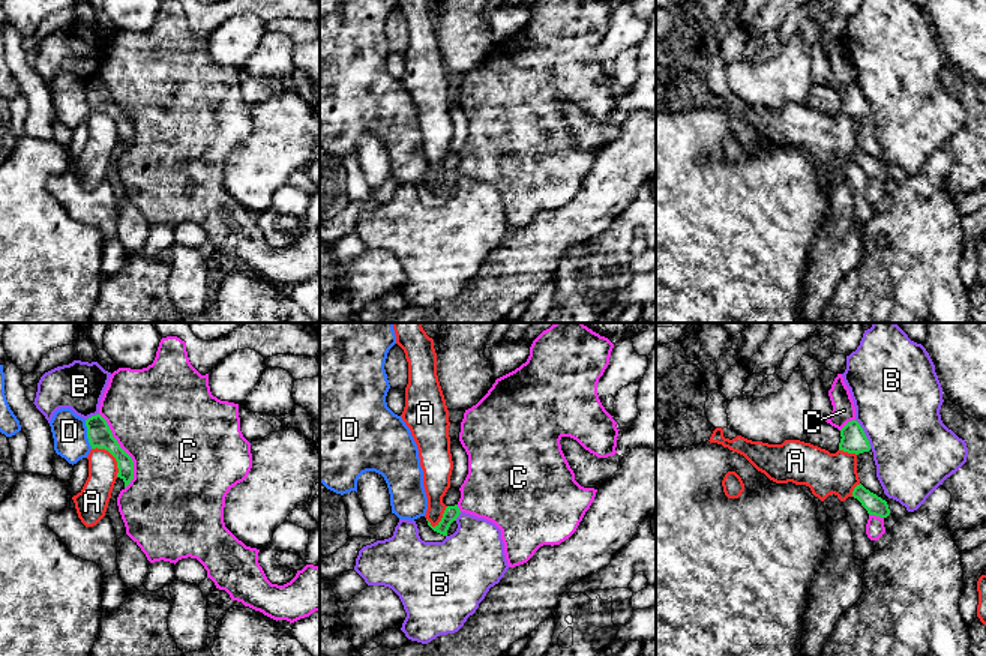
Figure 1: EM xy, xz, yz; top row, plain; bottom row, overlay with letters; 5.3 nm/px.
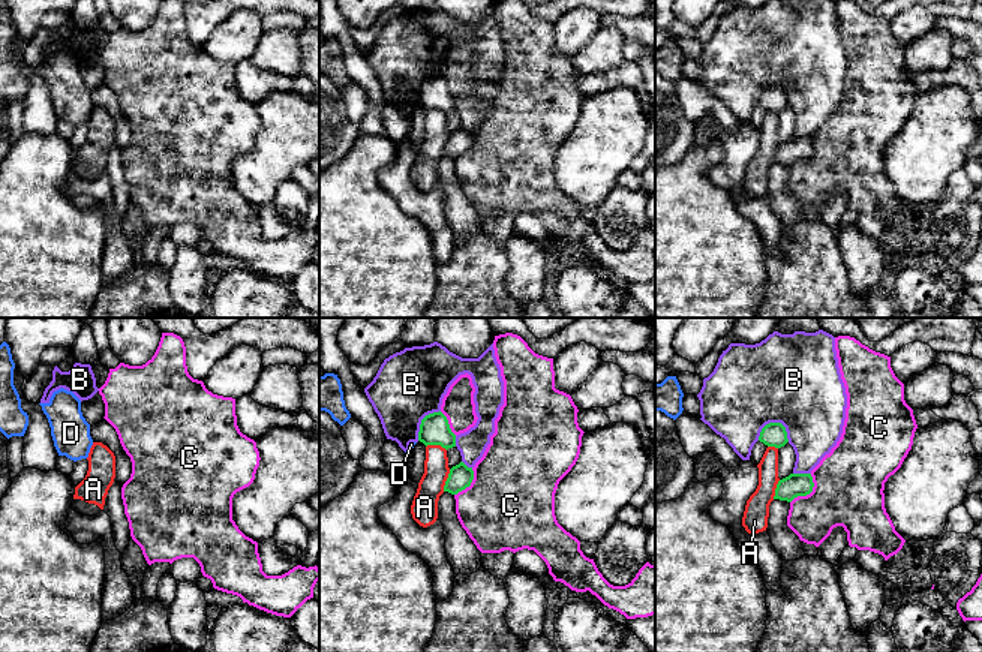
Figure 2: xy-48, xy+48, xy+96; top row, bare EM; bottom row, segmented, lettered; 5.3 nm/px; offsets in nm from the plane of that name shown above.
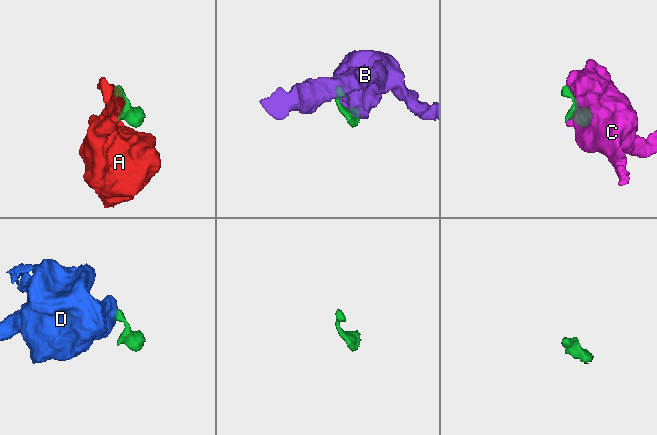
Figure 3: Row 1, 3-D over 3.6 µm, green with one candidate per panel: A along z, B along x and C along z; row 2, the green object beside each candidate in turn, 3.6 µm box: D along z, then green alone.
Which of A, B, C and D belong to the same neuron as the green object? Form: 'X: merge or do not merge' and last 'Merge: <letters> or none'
A: do not merge
B: do not merge
C: do not merge
D: do not merge
Merge: none

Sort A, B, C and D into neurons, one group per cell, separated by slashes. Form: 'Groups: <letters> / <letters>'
Groups: A / B / C / D

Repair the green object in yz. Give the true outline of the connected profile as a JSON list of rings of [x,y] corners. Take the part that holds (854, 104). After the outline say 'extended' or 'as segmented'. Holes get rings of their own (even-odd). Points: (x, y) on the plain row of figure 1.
[[[857,84],[848,86],[840,93],[840,101],[839,114],[855,119],[870,114],[869,104]]]; as segmented

